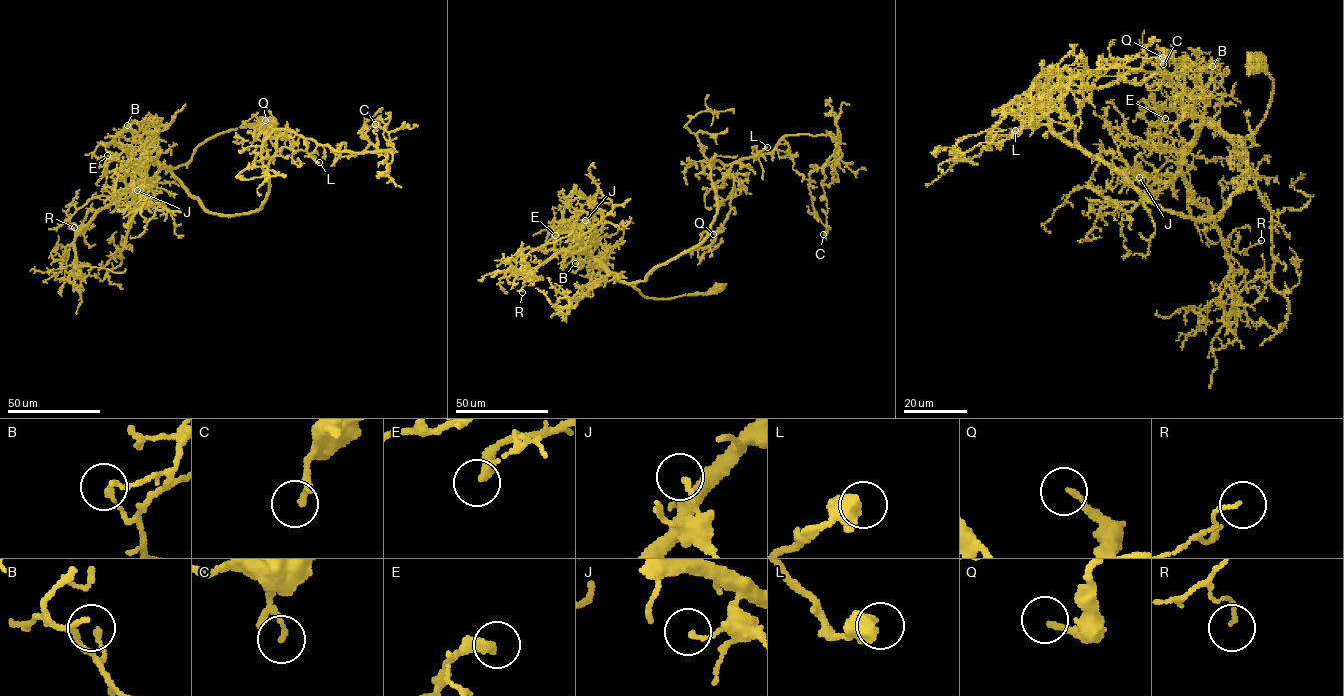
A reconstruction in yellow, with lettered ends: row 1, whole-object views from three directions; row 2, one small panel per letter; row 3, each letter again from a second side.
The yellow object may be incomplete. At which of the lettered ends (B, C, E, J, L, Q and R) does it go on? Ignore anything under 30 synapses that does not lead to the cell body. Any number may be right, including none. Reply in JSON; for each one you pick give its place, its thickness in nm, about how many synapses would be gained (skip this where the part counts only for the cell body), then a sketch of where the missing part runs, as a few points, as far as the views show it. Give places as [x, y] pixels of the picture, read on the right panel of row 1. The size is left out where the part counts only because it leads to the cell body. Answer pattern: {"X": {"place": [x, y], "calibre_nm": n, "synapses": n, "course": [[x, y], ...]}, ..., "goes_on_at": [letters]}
{"goes_on_at": []}

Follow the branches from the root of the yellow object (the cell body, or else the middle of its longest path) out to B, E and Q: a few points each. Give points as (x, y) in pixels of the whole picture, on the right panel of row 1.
B: (1254, 62), (1273, 80), (1272, 102), (1245, 139), (1224, 137), (1193, 110), (1193, 98), (1222, 79), (1212, 66)
E: (1254, 62), (1273, 80), (1272, 102), (1245, 139), (1204, 125), (1183, 151), (1160, 150), (1150, 128), (1165, 118)
Q: (1254, 62), (1273, 87), (1242, 188), (1193, 220), (1090, 157), (1062, 102), (1062, 84), (1141, 83), (1162, 57)

